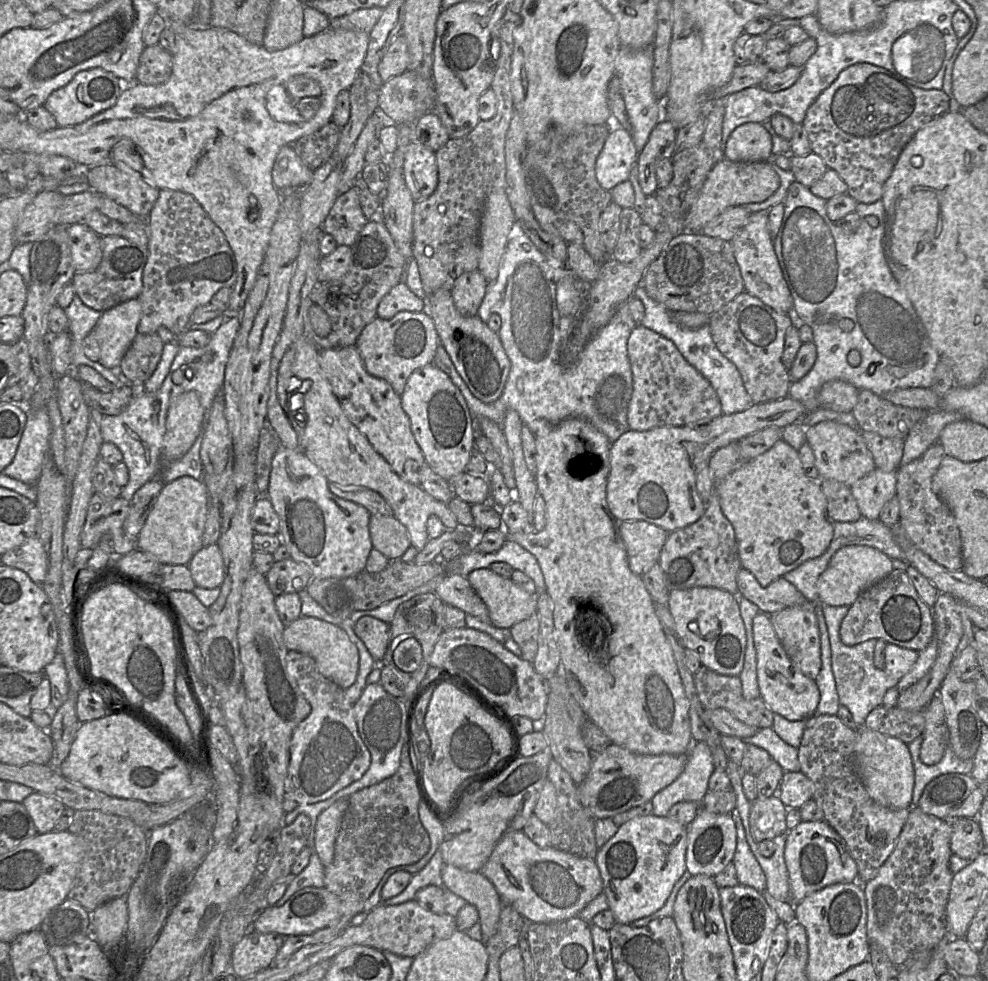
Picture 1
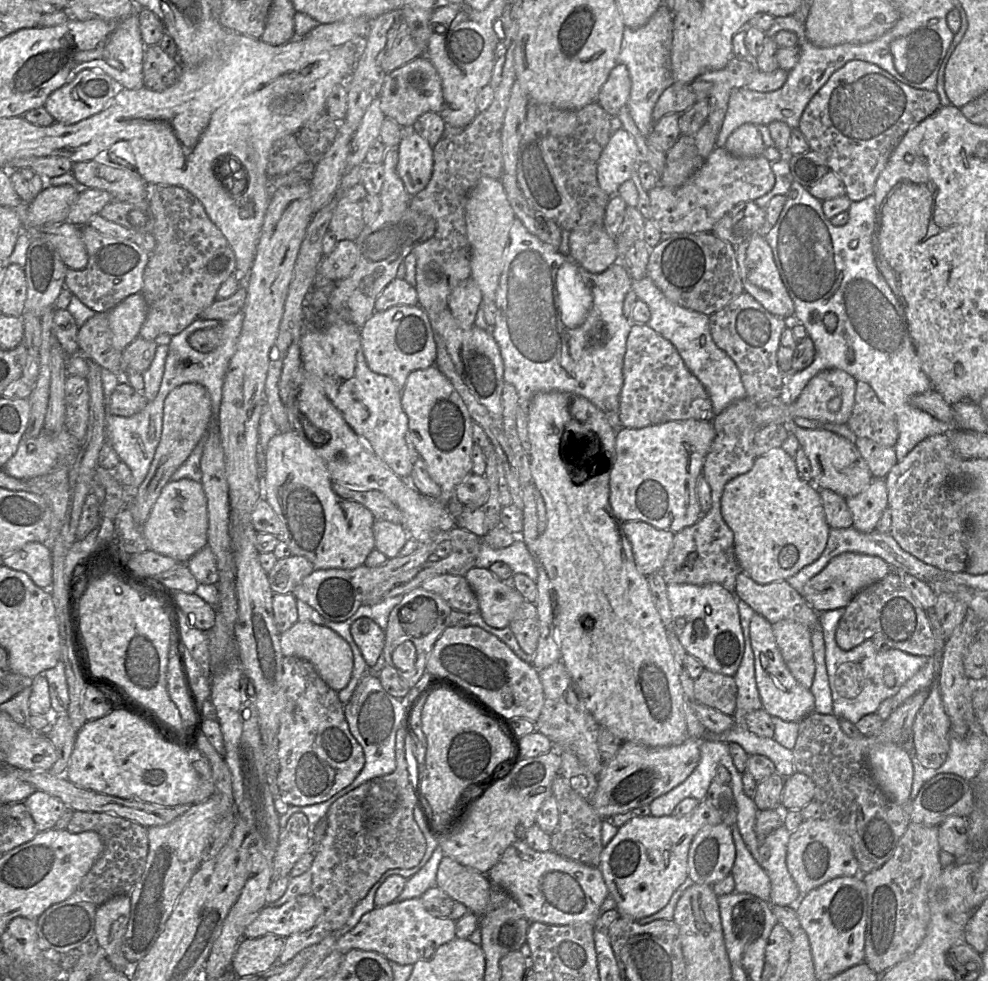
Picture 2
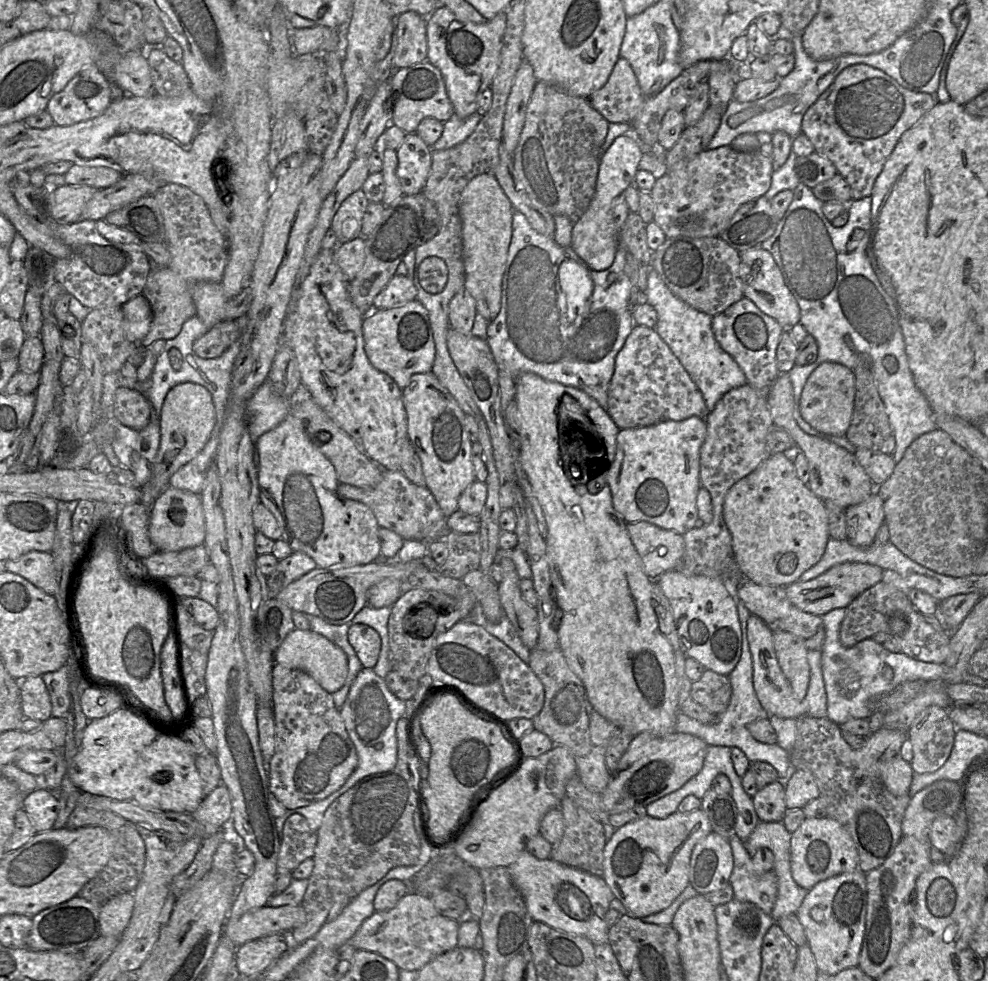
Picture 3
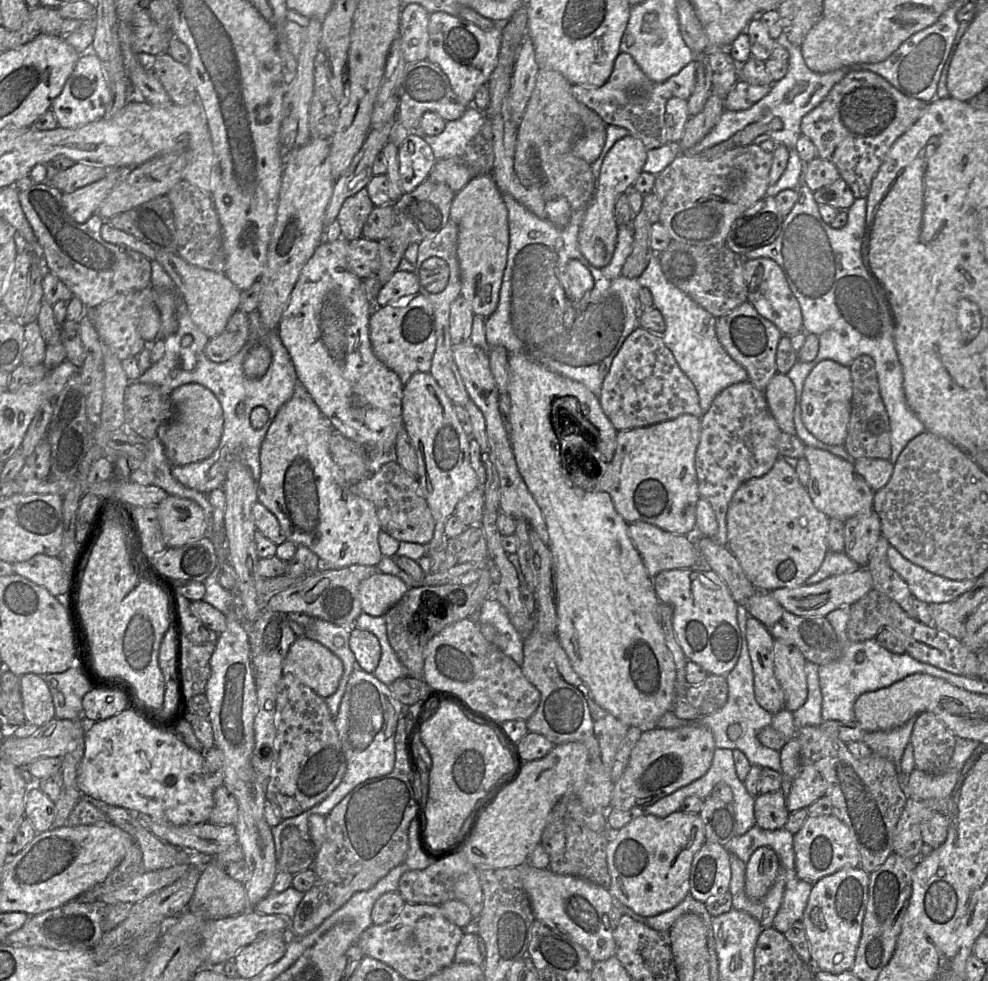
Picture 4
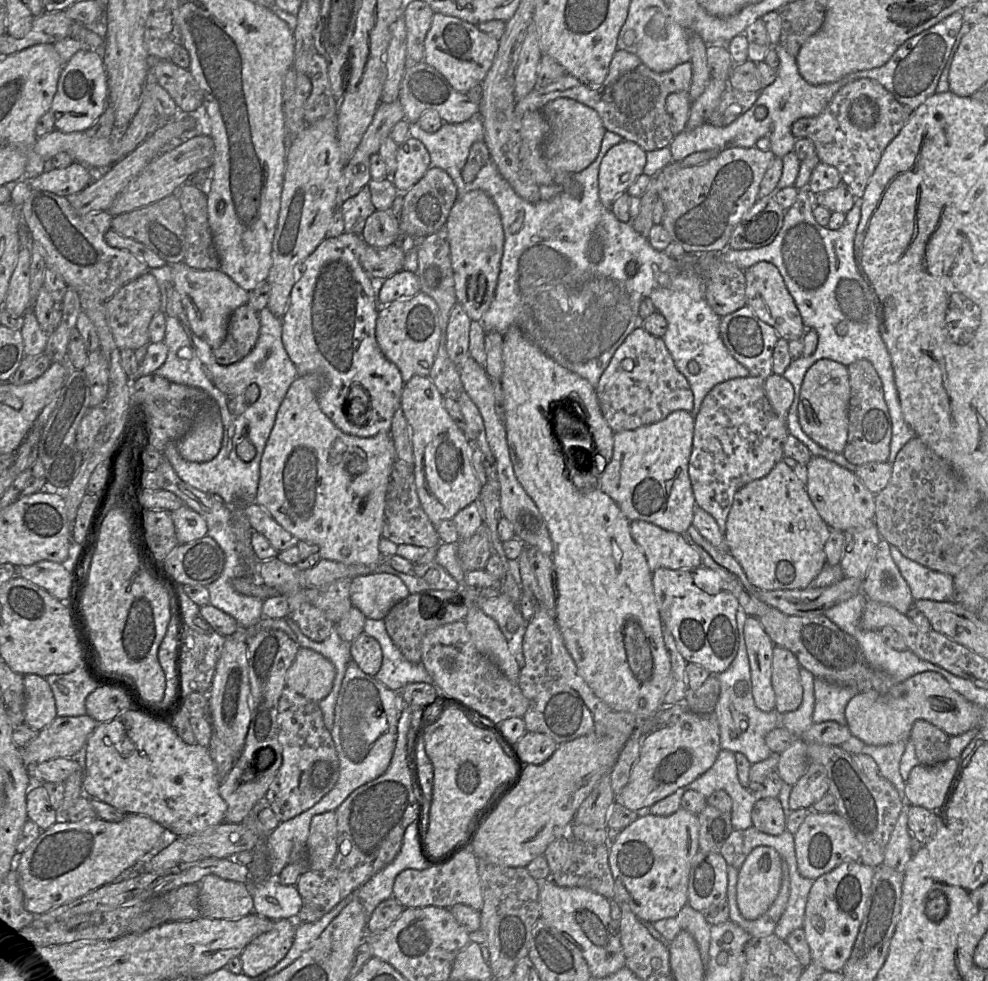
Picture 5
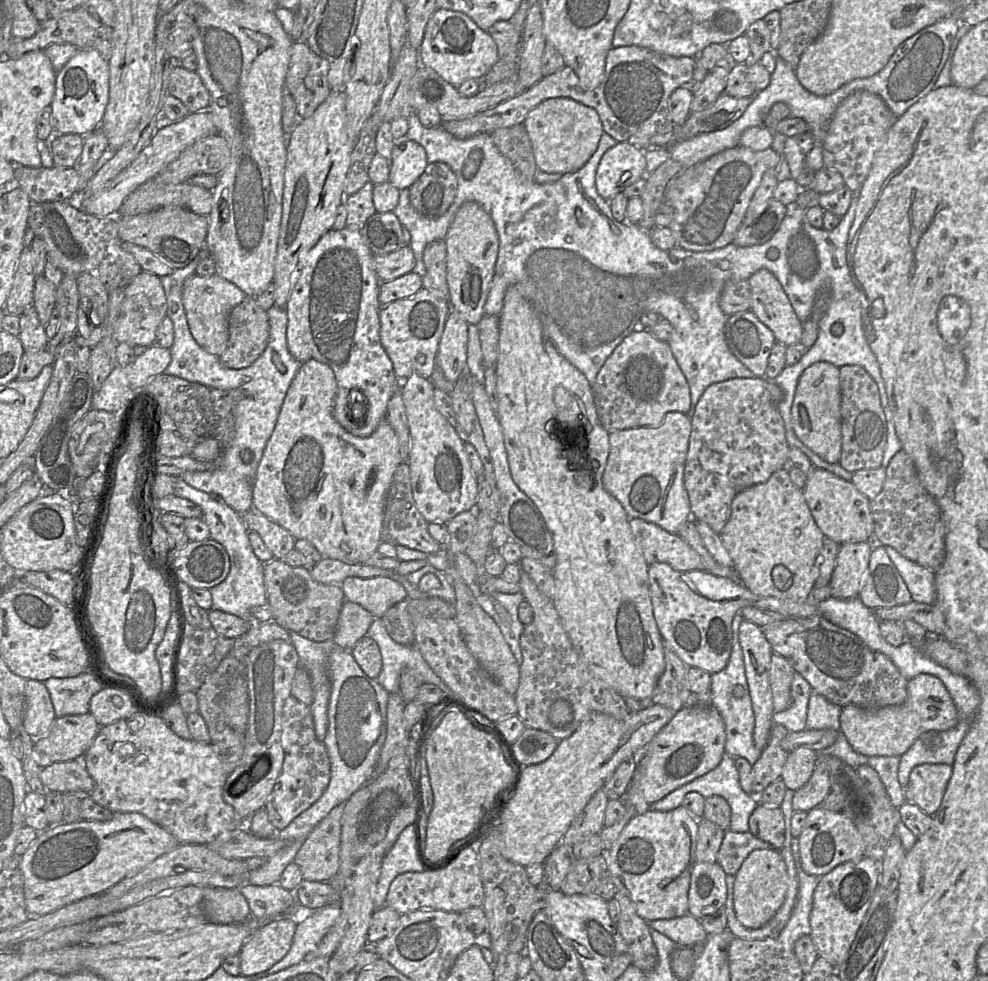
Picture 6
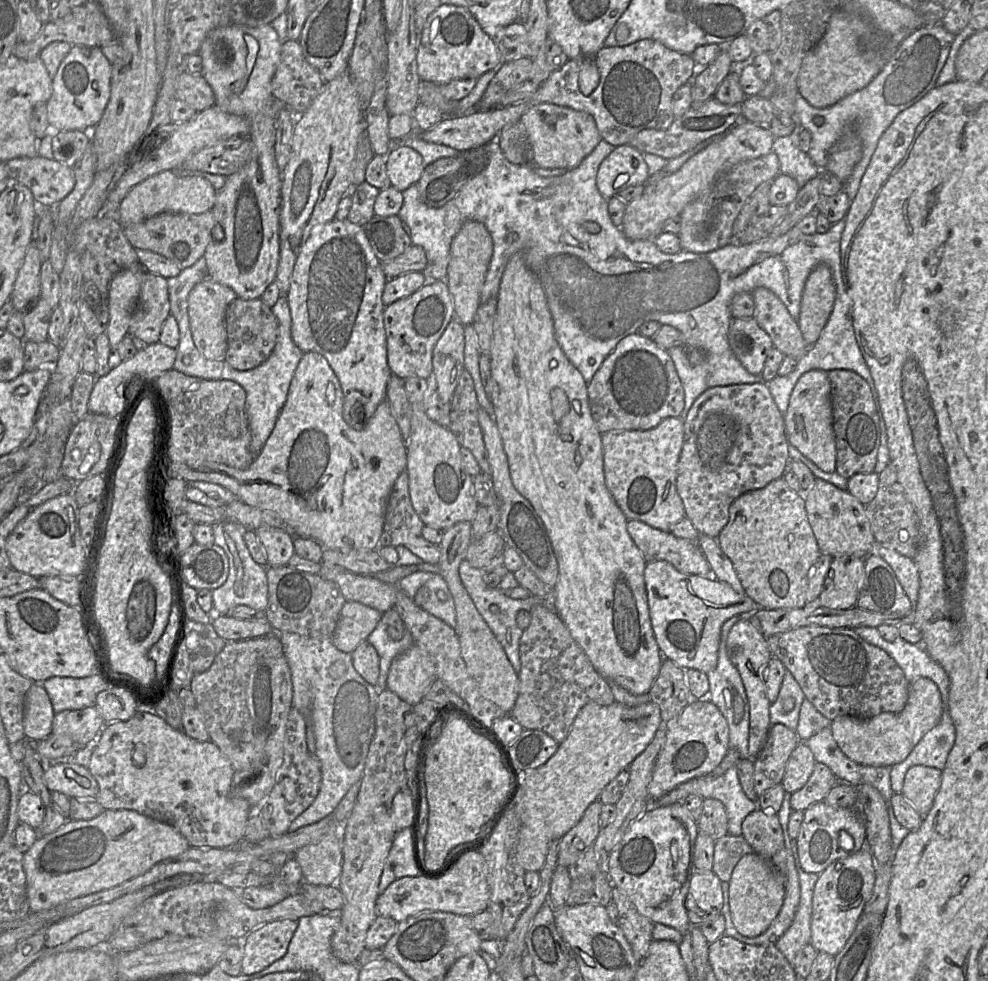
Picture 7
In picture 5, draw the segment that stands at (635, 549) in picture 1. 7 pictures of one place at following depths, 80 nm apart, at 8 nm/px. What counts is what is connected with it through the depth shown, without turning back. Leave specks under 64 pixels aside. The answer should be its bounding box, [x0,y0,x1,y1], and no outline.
[630,520,702,569]

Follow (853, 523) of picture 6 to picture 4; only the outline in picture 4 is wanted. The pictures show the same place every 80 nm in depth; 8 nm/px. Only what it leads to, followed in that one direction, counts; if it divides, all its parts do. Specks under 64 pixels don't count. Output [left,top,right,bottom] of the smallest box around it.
[803,446,874,521]

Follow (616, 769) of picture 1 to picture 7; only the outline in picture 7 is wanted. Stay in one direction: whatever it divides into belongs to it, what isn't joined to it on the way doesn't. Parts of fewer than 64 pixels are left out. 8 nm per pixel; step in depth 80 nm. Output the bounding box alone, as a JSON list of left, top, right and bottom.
[648,696,729,802]

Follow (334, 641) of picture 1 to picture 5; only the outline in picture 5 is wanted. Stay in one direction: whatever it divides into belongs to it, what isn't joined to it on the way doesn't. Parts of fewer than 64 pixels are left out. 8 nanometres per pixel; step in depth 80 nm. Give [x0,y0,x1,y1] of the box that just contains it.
[286,647,335,703]

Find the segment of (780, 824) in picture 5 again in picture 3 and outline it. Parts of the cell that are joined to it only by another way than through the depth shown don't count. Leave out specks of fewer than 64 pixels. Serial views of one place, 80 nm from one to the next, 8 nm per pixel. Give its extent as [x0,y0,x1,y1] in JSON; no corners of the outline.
[753,780,787,822]

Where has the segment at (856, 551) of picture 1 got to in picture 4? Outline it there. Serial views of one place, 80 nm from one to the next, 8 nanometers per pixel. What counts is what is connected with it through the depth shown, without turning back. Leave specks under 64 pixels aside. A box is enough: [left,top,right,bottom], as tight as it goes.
[771,567,872,617]

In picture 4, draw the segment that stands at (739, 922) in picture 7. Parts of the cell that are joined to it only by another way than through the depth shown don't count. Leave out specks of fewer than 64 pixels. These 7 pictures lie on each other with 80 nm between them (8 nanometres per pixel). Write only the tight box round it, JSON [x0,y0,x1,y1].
[745,847,780,901]

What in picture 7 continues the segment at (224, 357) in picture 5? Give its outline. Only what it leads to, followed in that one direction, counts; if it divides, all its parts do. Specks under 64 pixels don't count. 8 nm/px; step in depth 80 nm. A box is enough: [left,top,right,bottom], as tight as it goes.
[225,297,279,371]

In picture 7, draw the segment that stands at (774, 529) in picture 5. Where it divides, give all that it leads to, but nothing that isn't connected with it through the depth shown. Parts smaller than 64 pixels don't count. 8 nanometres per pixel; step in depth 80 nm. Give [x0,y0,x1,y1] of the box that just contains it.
[716,477,821,610]

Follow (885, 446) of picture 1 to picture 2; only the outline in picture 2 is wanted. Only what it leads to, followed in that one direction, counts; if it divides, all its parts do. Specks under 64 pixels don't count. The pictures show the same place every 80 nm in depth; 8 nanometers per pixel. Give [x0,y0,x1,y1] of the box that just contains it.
[856,438,899,479]

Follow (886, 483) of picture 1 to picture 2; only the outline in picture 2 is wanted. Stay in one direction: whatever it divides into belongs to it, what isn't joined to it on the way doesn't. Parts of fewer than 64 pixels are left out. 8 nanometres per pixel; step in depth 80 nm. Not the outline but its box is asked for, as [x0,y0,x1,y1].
[846,478,888,533]

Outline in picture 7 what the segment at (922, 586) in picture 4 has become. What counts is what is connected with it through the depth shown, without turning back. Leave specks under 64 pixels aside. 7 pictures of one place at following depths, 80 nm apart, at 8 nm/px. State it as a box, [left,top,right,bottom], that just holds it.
[876,544,919,607]

